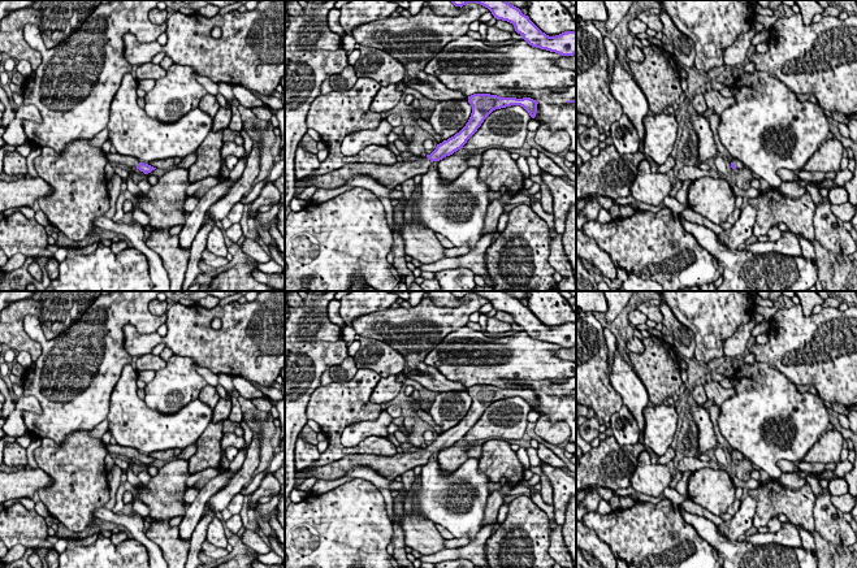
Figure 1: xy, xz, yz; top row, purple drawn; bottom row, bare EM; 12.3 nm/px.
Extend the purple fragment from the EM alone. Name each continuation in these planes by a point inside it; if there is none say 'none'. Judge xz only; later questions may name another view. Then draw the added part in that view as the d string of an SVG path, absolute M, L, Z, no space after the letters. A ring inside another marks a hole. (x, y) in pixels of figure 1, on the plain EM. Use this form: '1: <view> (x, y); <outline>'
1: xz (392, 467); M417 447L415 452L402 452L393 456L380 455L351 455L334 460L330 464L307 469L306 478L338 480L359 465L371 467L378 474L395 480L404 472L425 465L432 452L428 448Z

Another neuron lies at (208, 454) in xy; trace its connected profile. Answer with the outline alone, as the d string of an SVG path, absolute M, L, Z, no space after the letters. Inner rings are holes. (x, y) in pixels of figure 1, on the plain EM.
M211 421L195 443L195 454L187 460L190 474L196 474L208 468L221 471L221 458L224 454L221 448L222 435L222 421Z

